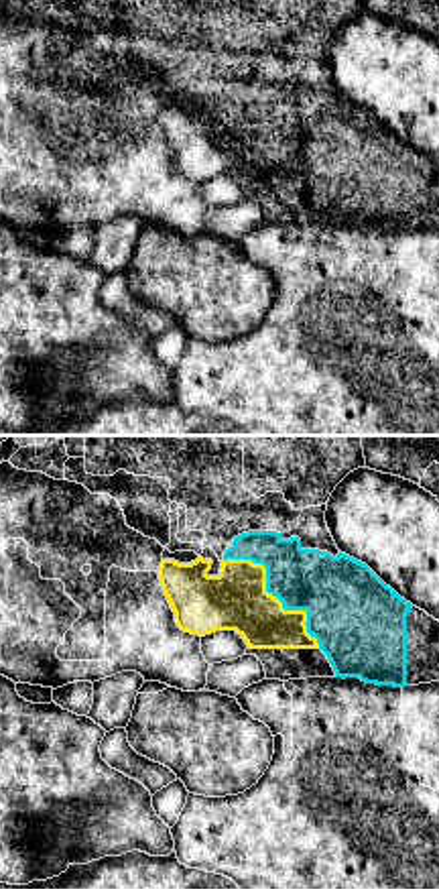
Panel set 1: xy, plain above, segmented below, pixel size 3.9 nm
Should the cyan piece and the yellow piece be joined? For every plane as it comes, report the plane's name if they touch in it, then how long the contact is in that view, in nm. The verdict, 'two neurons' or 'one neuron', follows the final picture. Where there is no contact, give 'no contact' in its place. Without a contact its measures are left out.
meets cyan in xy; contact 500 nm long

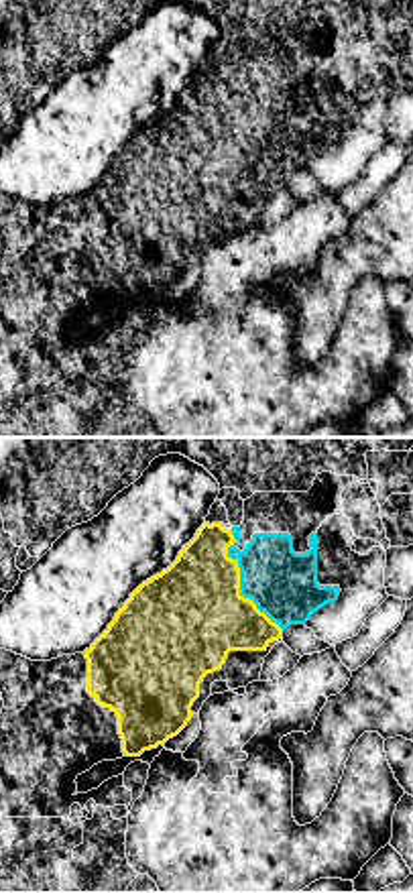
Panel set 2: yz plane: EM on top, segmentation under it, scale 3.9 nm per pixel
meets cyan in yz; contact 400 nm long

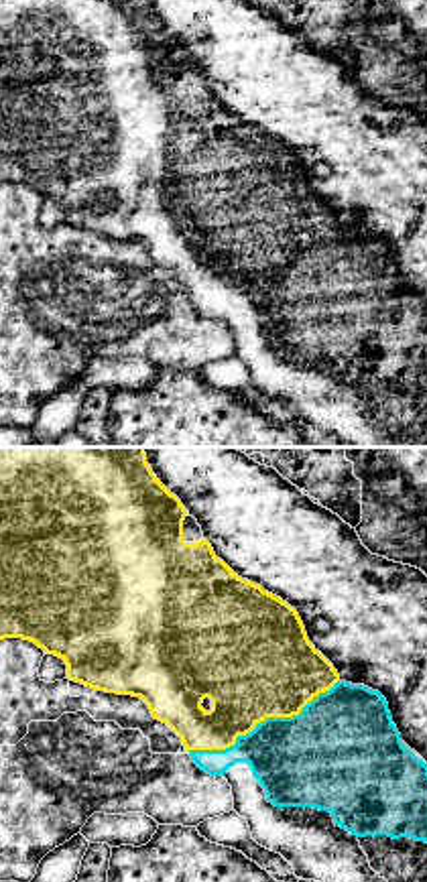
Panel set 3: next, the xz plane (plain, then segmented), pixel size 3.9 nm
meets cyan in xz; contact 650 nm long

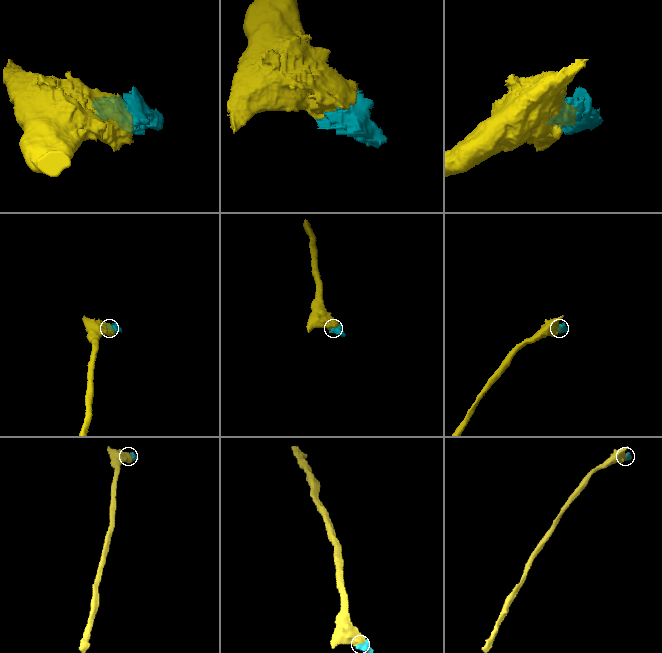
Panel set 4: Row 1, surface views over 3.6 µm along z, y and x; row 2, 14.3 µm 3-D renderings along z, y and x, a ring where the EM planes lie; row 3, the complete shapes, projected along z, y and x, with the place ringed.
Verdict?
one neuron

